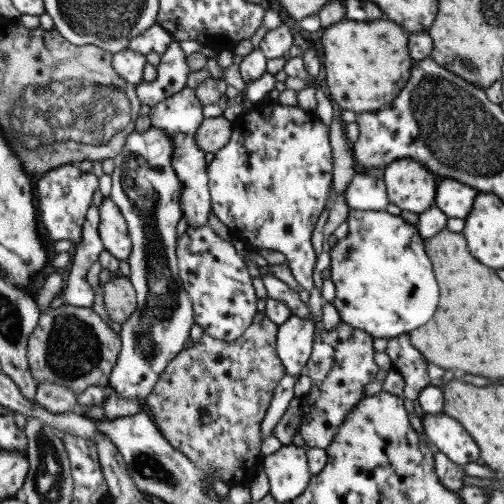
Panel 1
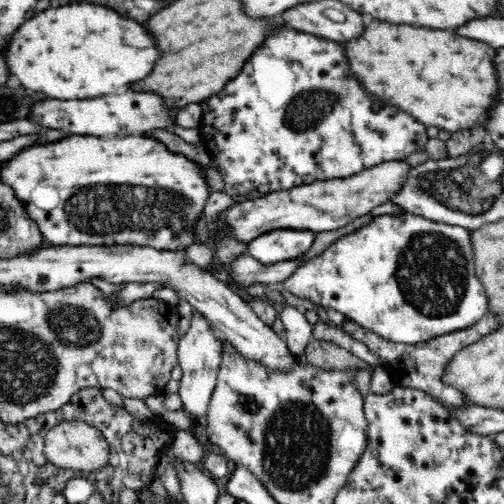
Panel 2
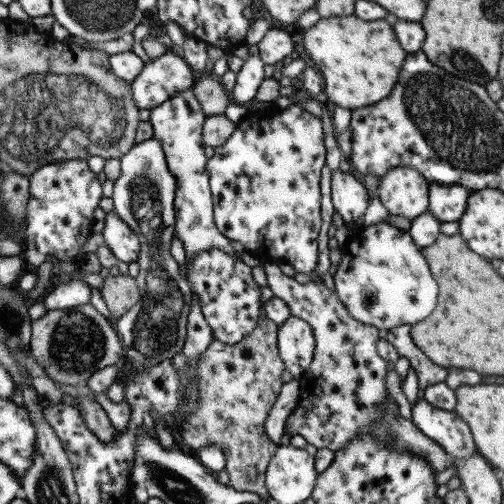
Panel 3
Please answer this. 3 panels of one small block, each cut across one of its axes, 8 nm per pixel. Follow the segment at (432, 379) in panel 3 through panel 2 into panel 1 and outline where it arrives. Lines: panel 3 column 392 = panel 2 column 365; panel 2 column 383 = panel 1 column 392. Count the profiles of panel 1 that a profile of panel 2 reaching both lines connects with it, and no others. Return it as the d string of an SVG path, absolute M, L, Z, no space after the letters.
M407 332L399 334L395 338L389 338L385 354L391 358L391 368L401 372L401 376L405 380L403 394L411 402L417 400L417 396L423 388L429 388L429 386L441 388L447 382L451 382L453 378L457 378L455 370L453 372L441 370L441 368L433 366L431 362L427 362L425 356L415 346L411 346Z

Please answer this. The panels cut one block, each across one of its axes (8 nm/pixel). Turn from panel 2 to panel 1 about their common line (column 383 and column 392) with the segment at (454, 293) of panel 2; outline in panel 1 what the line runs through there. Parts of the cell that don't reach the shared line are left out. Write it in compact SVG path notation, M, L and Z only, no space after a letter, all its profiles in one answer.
M349 210L347 226L347 236L329 252L331 282L335 284L333 306L341 322L387 340L429 322L437 308L437 284L419 230L385 210Z

